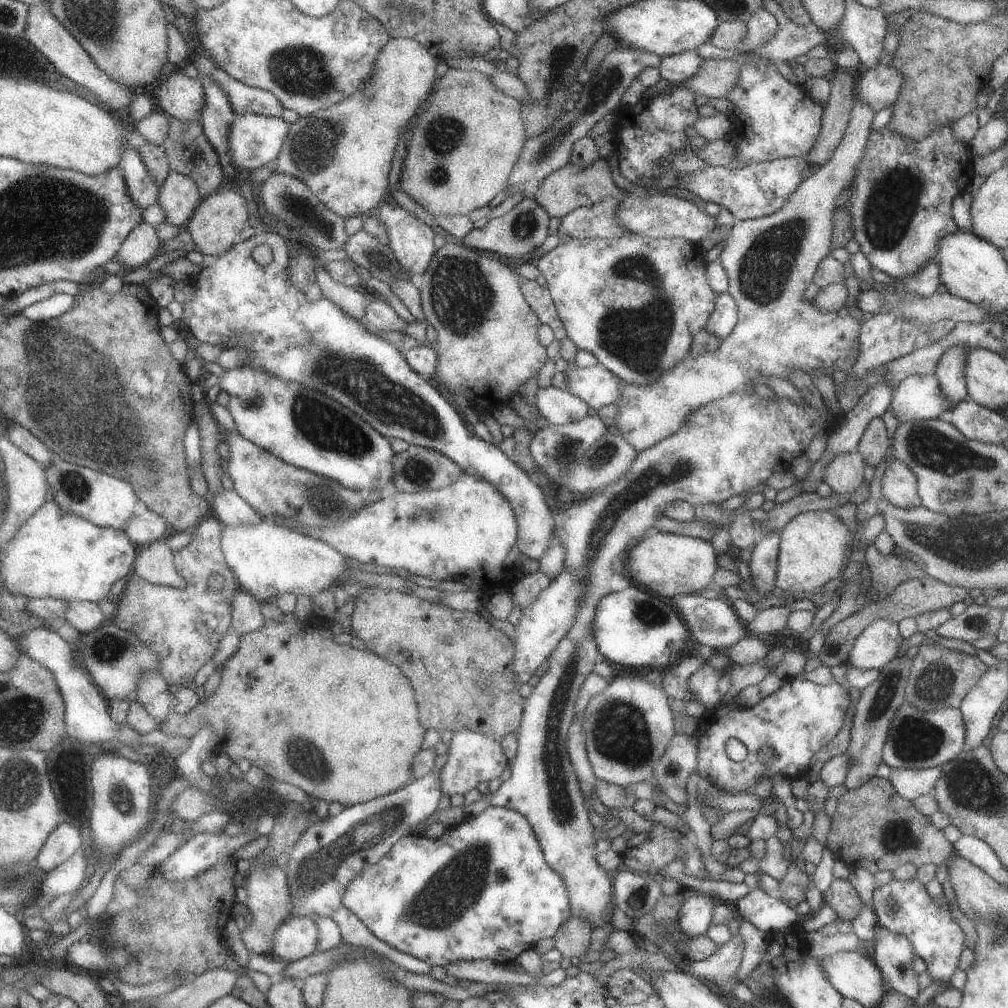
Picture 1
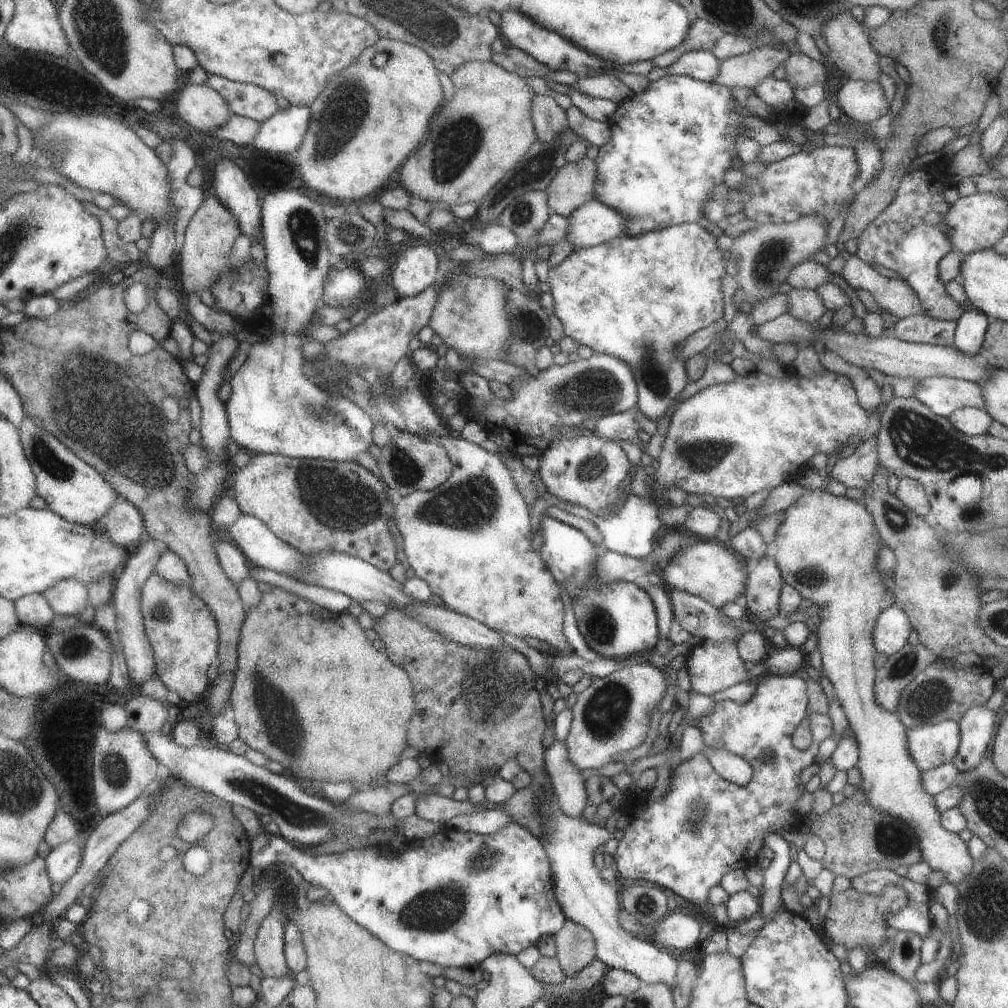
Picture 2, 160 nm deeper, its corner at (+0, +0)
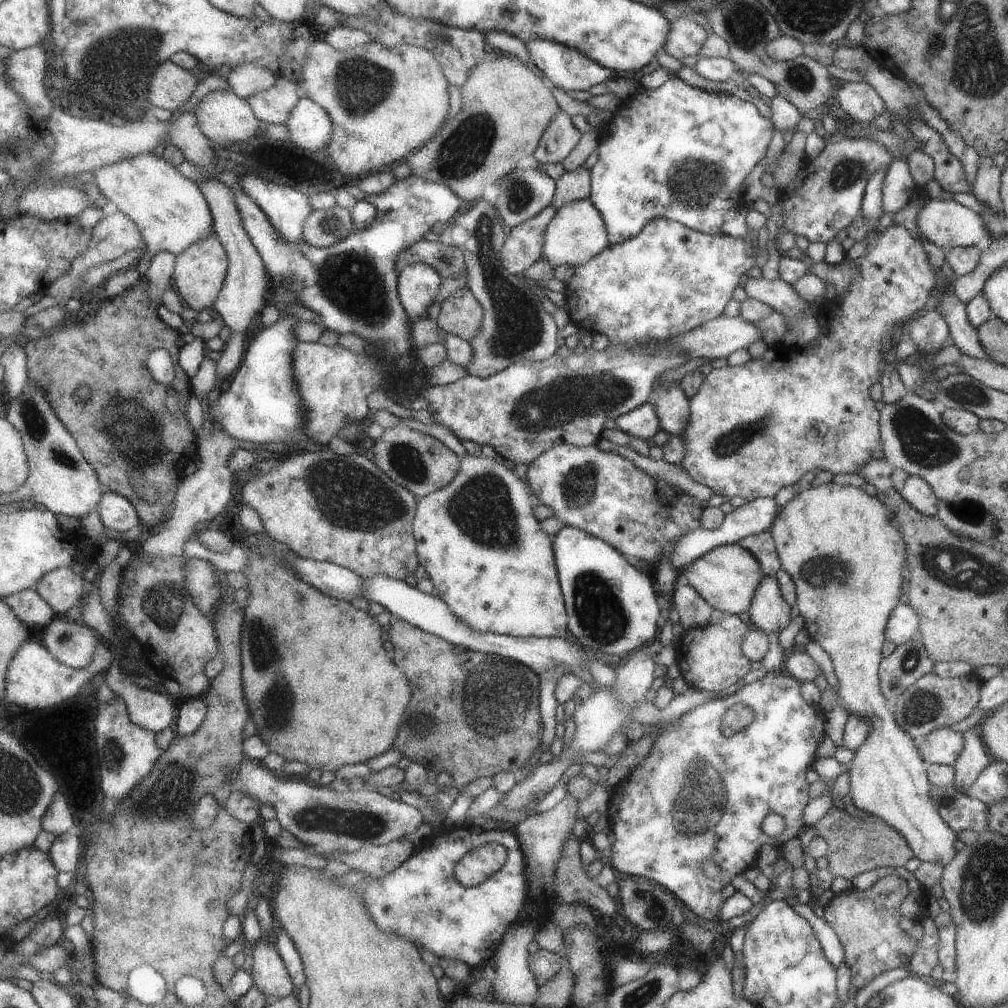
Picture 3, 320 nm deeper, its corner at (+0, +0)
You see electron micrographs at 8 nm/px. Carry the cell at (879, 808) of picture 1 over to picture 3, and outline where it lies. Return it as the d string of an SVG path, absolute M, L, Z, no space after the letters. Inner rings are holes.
M834 806L817 822L814 822L815 835L825 839L827 843L827 870L831 876L841 876L851 880L857 873L868 871L875 867L902 867L913 853L905 839L886 822L875 815L867 815L861 819L849 816L845 810Z

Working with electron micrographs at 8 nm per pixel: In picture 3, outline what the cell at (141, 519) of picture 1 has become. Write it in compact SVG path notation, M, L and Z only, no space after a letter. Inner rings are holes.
M106 490L97 509L103 524L108 529L123 532L125 541L138 531L141 524L138 510L122 494Z

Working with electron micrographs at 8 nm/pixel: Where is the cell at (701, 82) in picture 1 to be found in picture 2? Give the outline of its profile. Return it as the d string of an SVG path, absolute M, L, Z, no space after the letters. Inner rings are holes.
M763 46L719 62L719 70L712 83L732 92L736 87L754 90L755 86L772 74L777 66L784 65L789 54L783 47Z

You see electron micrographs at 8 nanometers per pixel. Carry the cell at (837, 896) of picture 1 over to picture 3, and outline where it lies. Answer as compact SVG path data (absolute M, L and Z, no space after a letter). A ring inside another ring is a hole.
M885 875L868 889L858 891L848 888L835 893L823 907L821 918L833 929L843 947L844 963L849 968L852 988L863 988L885 970L908 966L918 942L897 925L900 916L898 906L907 891L902 878Z

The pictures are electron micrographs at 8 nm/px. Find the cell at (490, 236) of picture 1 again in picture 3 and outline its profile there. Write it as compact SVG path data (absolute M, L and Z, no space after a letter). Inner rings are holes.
M515 167L497 184L500 186L500 193L496 198L496 209L504 224L511 229L522 225L526 220L545 210L553 202L555 193L558 192L558 182L539 167L532 169Z

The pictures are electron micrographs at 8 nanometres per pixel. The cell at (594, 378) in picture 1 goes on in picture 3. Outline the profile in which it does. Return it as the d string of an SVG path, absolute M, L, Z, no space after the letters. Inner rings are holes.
M665 344L622 353L595 351L588 347L584 353L565 358L553 355L542 361L522 360L487 378L467 374L453 383L429 387L420 396L428 401L427 408L434 413L435 422L451 430L459 440L471 440L483 446L489 444L499 458L530 465L546 450L561 443L580 447L596 445L603 438L608 421L643 406L658 376L687 359L689 357Z

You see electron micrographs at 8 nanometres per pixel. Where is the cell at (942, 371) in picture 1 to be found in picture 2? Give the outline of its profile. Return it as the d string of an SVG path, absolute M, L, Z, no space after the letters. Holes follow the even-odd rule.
M967 309L956 322L951 348L963 356L978 356L988 326L986 316L979 310Z

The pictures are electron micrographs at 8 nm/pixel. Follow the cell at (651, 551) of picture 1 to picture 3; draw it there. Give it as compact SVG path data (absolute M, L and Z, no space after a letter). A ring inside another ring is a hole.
M737 543L717 545L679 569L677 585L689 583L712 608L727 615L748 612L755 591L765 578L759 563Z

